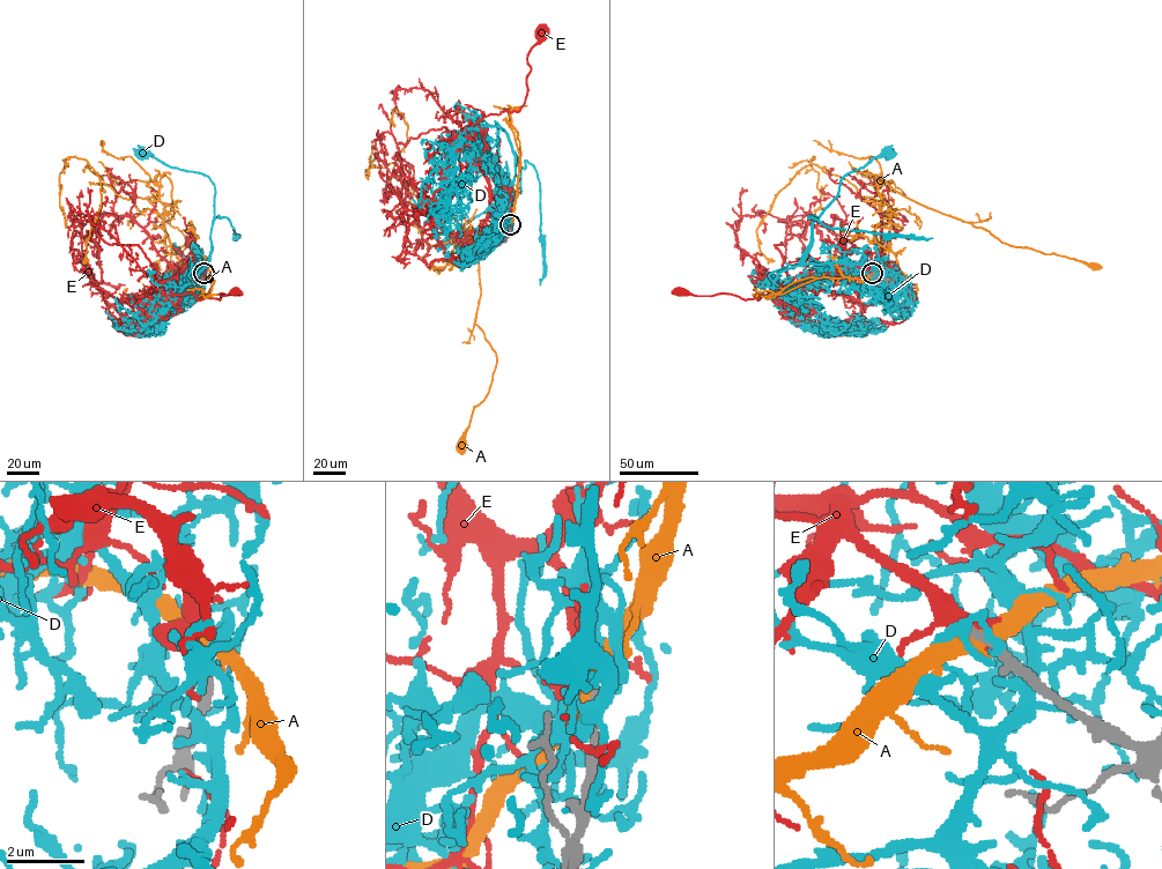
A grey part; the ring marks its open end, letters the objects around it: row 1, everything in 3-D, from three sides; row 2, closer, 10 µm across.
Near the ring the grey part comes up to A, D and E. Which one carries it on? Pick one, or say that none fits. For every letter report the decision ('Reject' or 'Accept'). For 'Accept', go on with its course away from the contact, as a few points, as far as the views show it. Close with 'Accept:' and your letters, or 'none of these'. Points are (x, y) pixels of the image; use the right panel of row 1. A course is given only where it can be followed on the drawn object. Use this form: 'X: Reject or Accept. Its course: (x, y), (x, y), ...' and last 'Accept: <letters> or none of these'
A: Reject
D: Reject
E: Accept. Its course: (872, 273), (864, 268), (802, 283), (781, 282), (767, 295), (762, 292), (757, 301), (724, 294), (679, 292)
Accept: E

